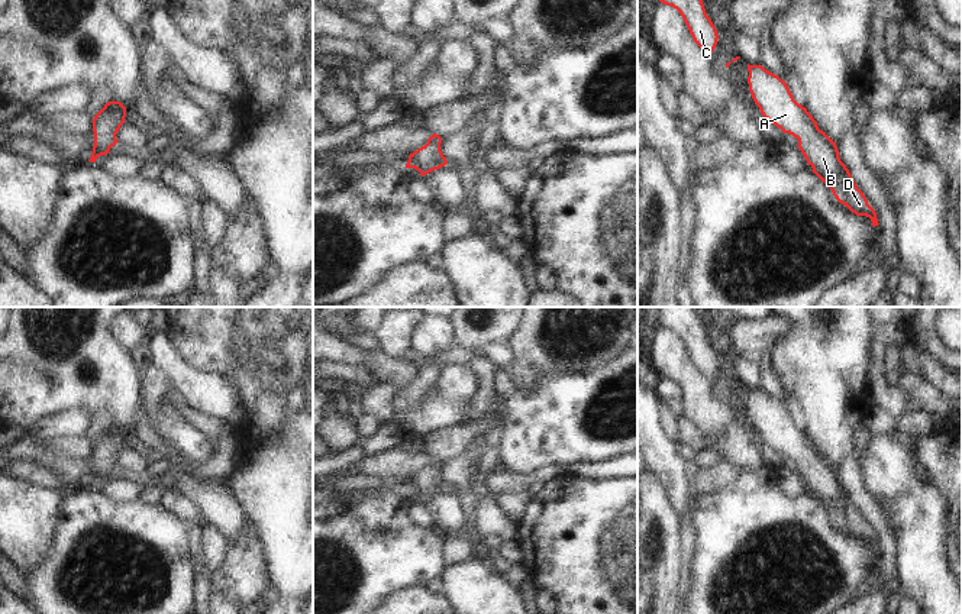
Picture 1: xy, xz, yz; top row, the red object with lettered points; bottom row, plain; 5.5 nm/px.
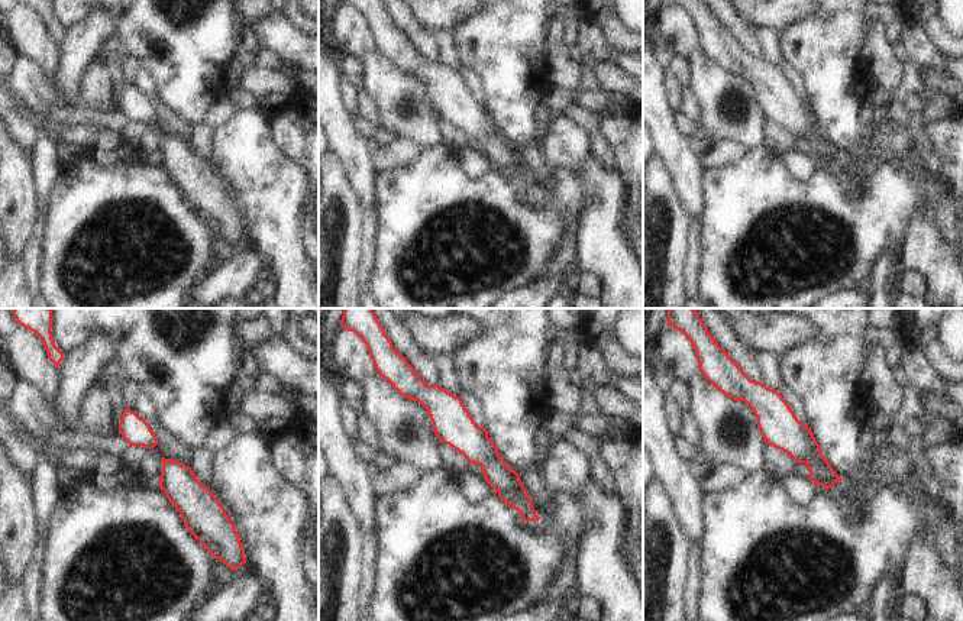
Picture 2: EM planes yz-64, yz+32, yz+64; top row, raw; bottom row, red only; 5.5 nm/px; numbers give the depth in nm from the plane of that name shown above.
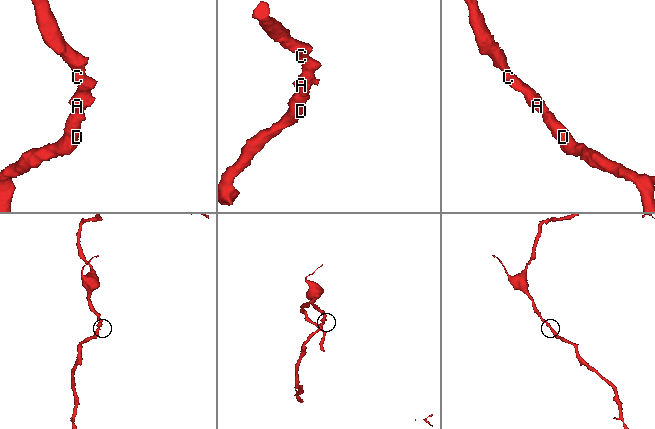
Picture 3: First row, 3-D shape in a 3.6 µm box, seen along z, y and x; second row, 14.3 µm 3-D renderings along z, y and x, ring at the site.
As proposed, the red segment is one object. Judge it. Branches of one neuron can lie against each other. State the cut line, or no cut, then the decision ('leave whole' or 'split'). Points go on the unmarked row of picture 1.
no cut; leave whole

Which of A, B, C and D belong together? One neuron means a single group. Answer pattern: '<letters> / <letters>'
A B C D

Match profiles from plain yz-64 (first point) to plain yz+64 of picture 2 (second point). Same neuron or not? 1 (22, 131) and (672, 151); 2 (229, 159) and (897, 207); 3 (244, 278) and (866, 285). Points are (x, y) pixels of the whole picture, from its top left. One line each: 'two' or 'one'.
1: one
2: two
3: one

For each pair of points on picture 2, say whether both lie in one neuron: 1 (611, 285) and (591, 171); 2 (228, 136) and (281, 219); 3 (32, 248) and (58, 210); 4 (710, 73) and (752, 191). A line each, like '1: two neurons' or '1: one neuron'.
1: one neuron
2: one neuron
3: two neurons
4: two neurons

